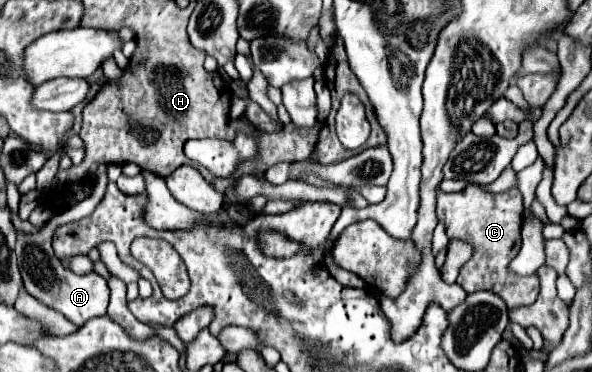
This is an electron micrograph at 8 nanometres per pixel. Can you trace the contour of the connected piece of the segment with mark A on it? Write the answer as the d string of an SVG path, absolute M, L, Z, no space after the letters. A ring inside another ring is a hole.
M52 218L36 234L18 232L18 240L16 240L18 266L22 272L22 280L24 280L26 290L34 298L42 300L46 306L62 312L72 324L76 324L80 328L90 318L106 316L110 288L102 276L98 276L98 274L78 276L70 268L66 268L62 262L58 262L58 258L54 256L54 250L52 250L52 234L58 224L60 224L58 218Z

